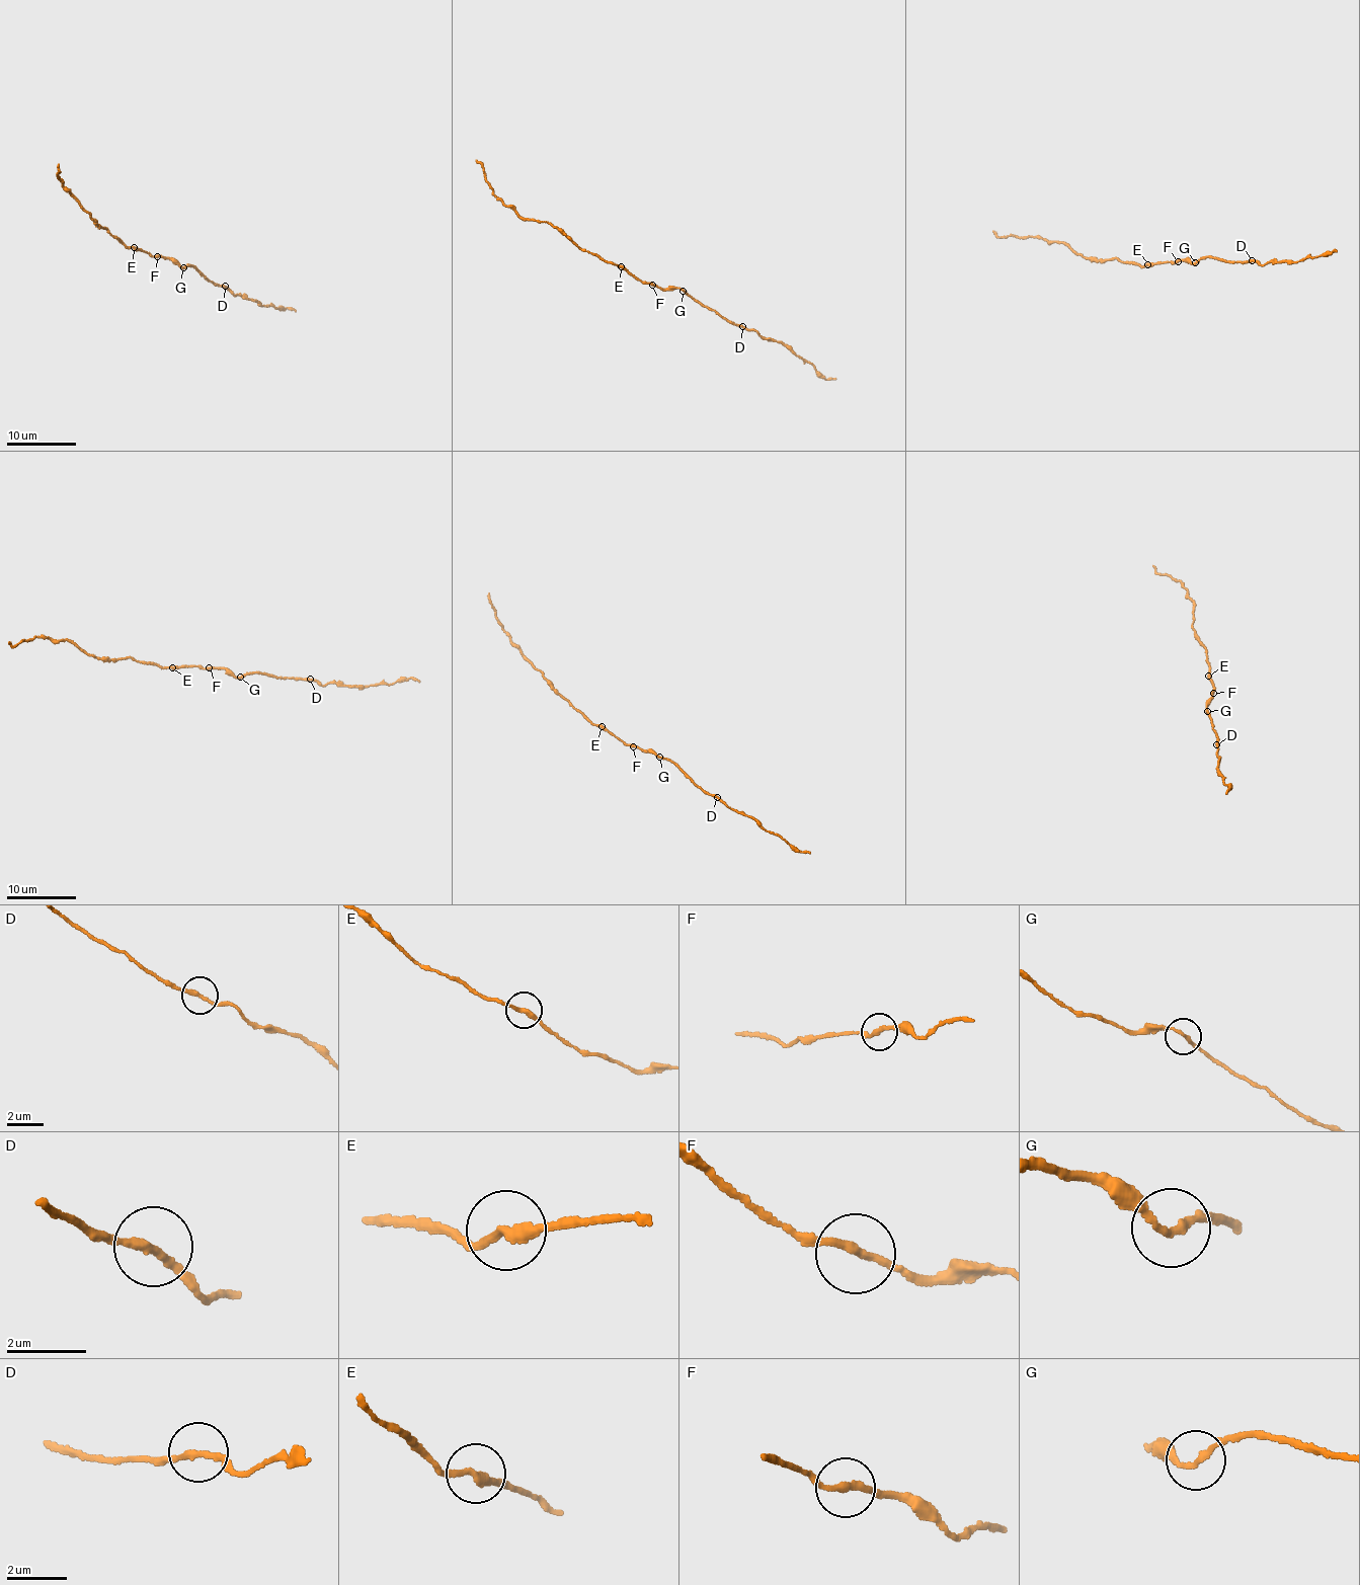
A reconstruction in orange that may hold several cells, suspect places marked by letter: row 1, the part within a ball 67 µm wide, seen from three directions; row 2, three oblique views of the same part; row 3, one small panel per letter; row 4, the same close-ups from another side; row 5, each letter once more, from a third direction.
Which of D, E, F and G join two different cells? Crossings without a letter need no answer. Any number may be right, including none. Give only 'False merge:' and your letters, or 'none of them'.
False merge: E

